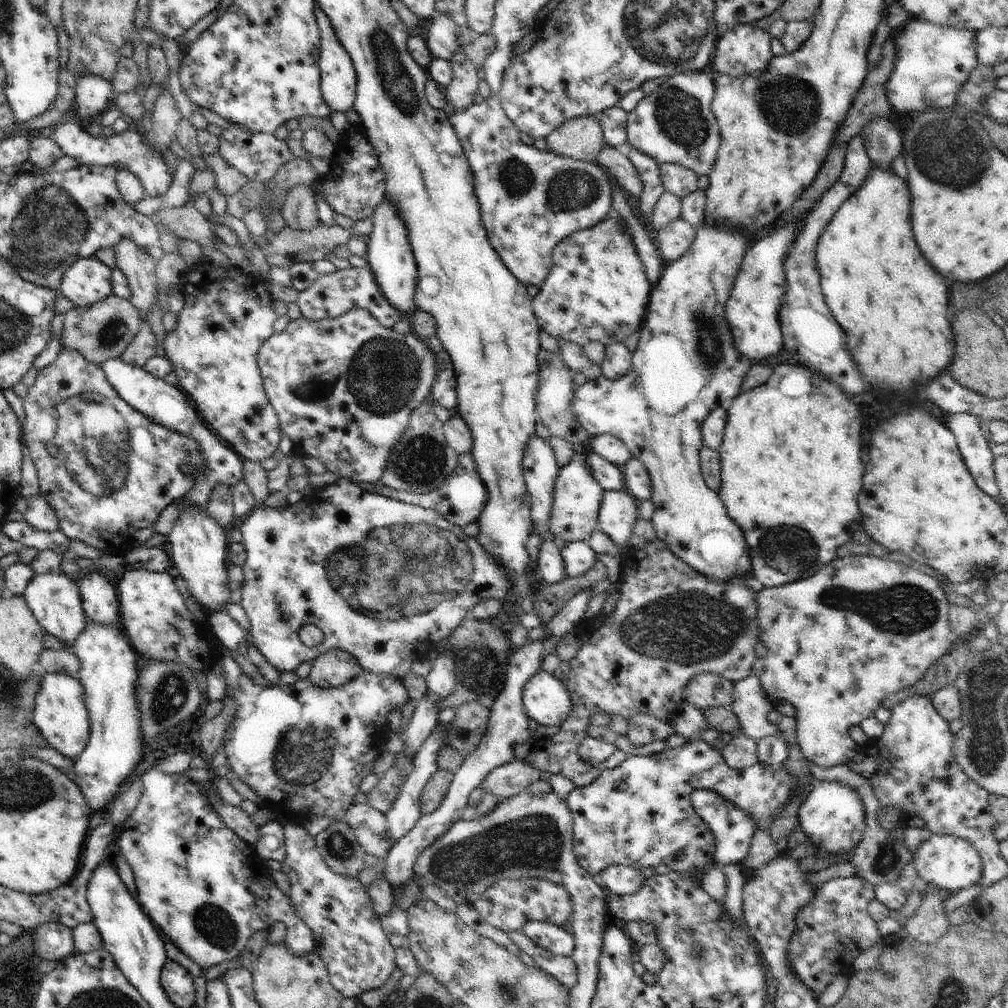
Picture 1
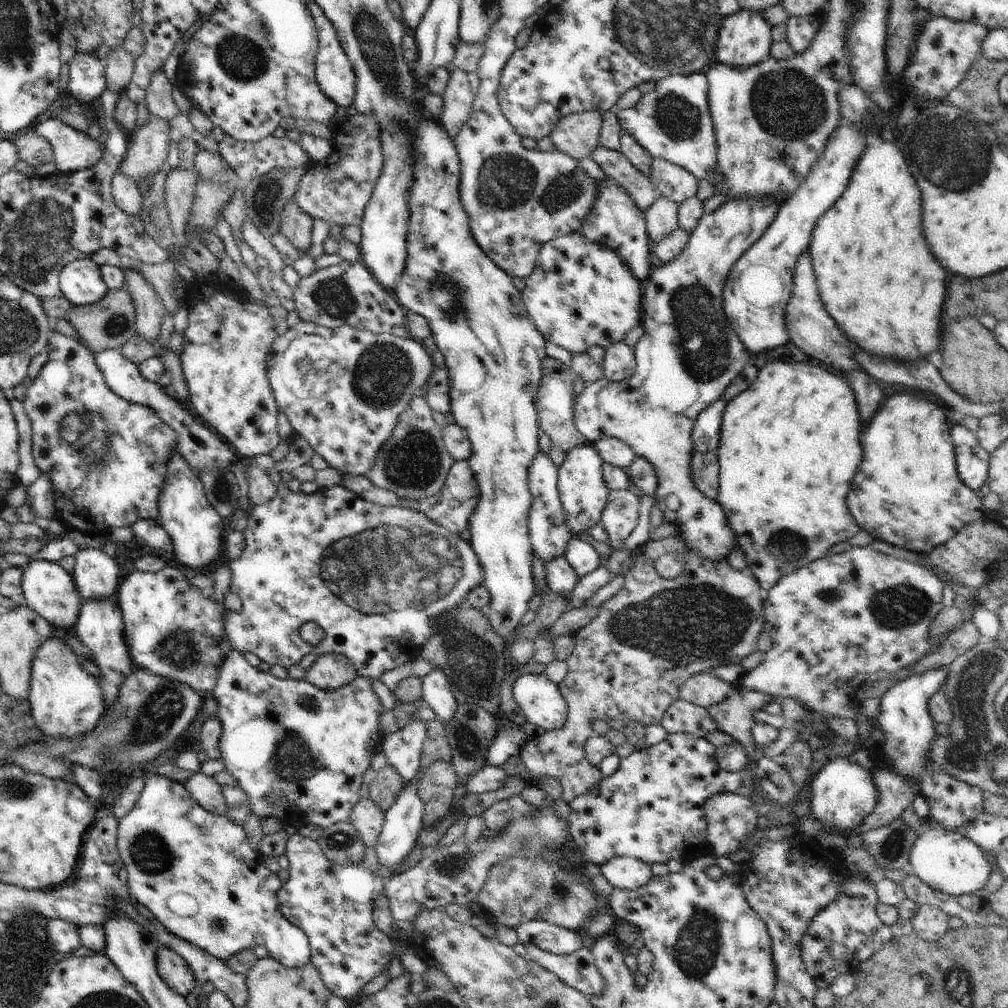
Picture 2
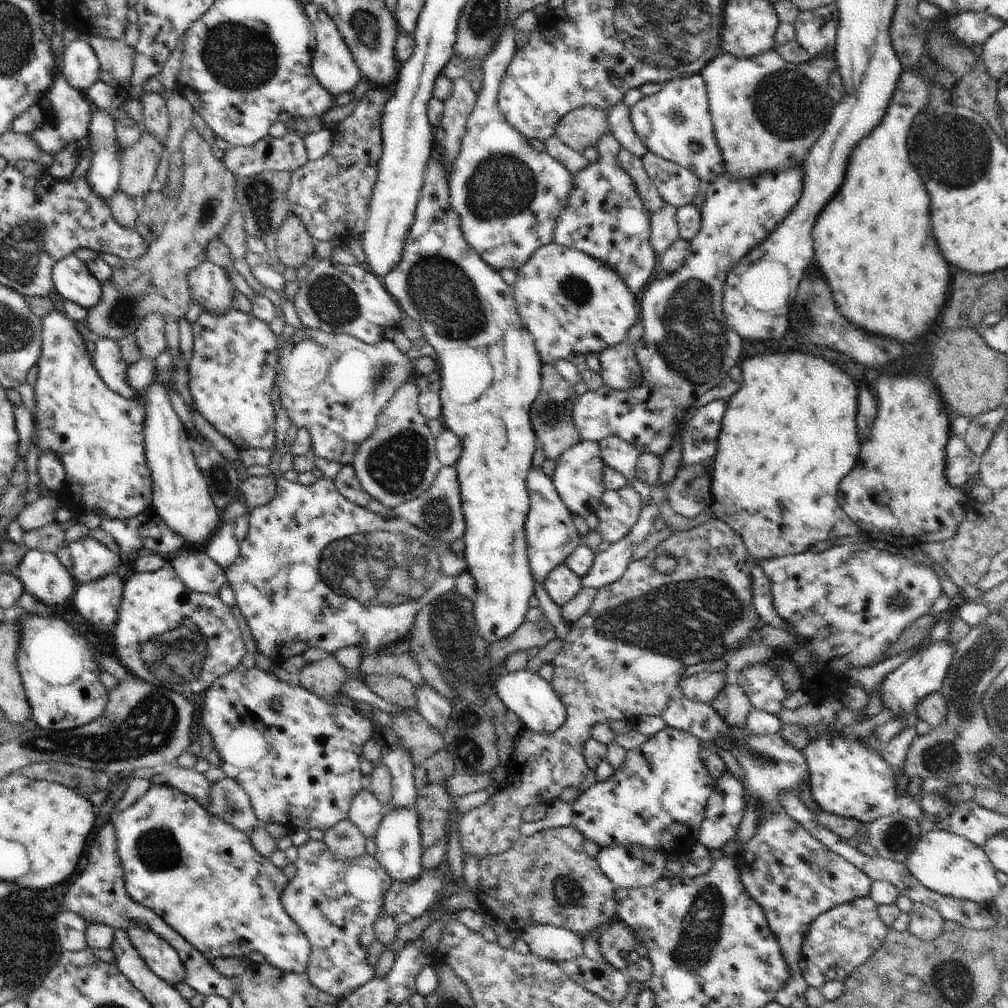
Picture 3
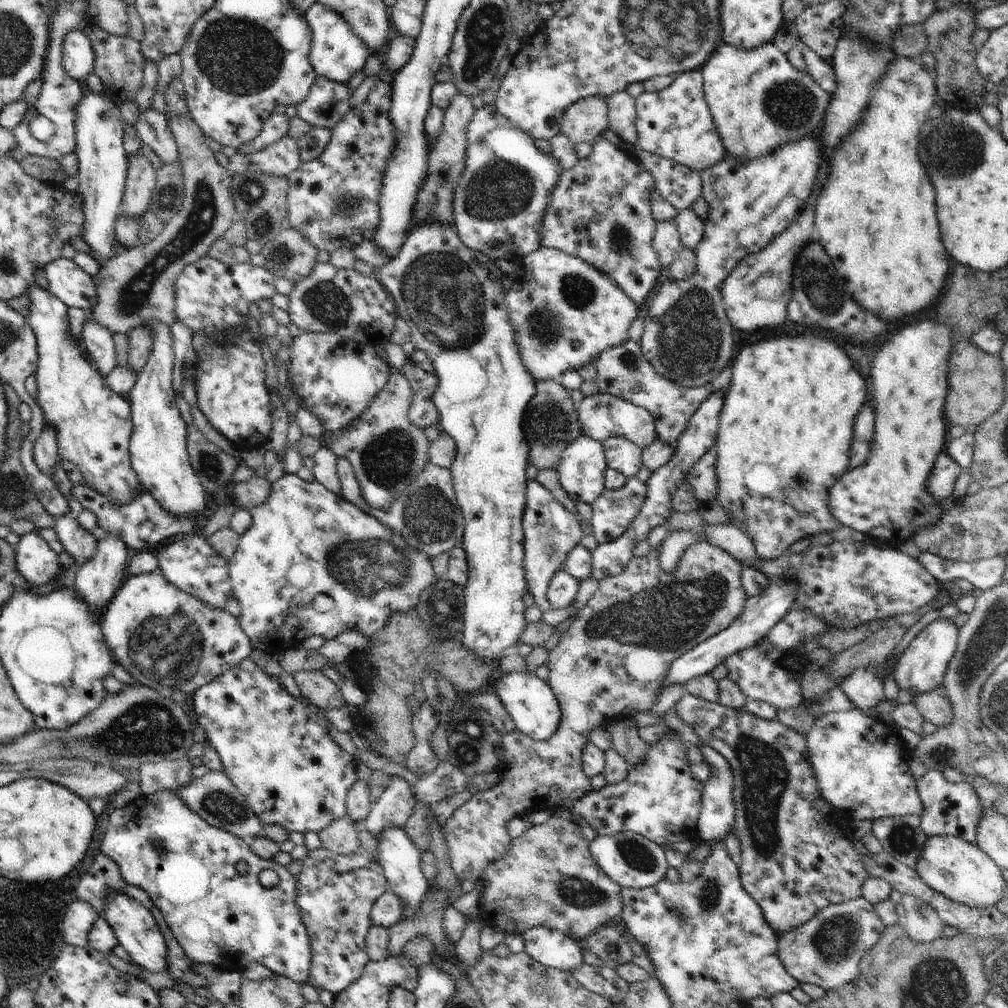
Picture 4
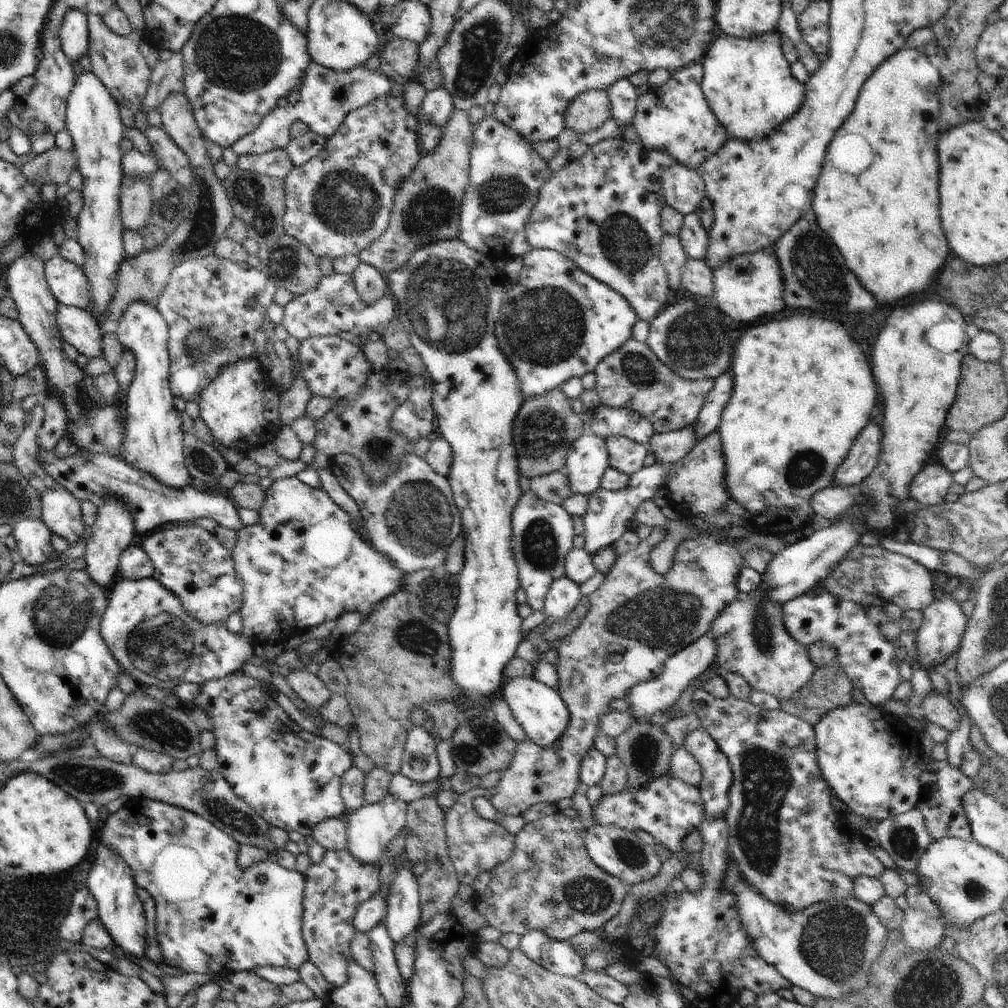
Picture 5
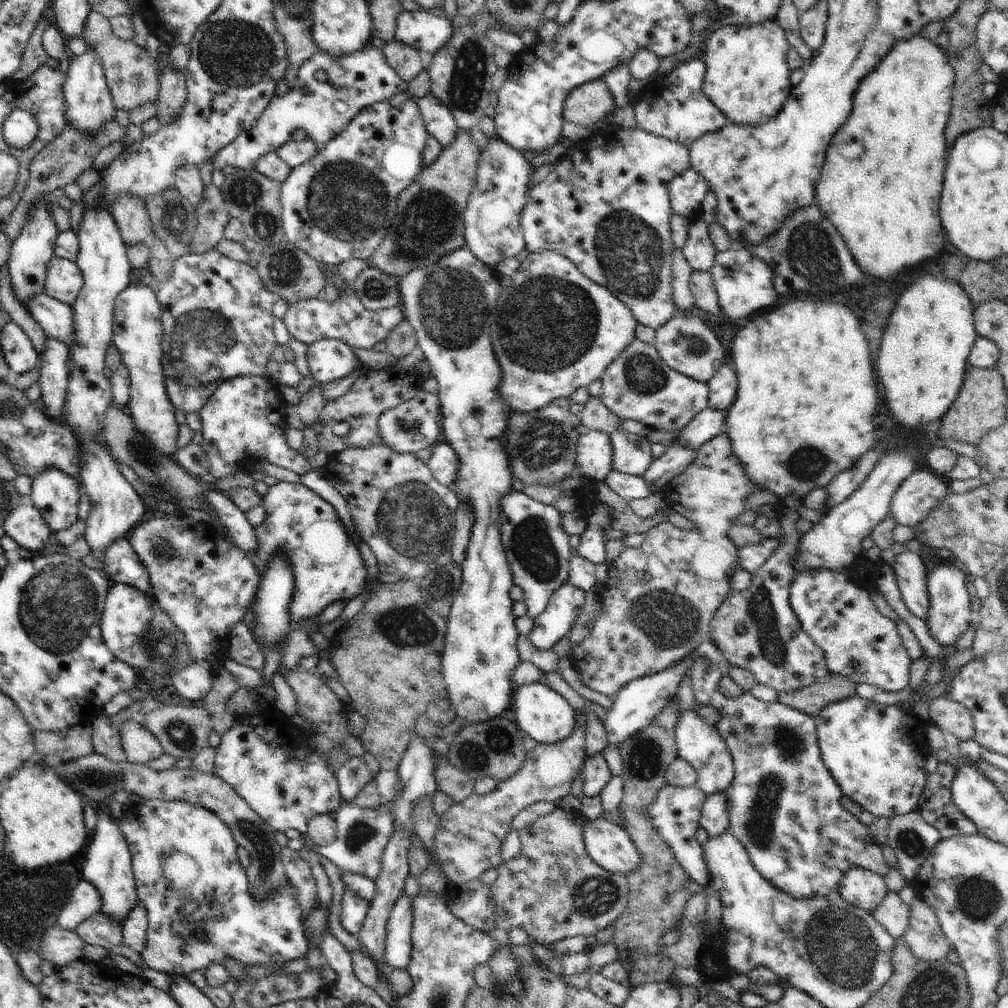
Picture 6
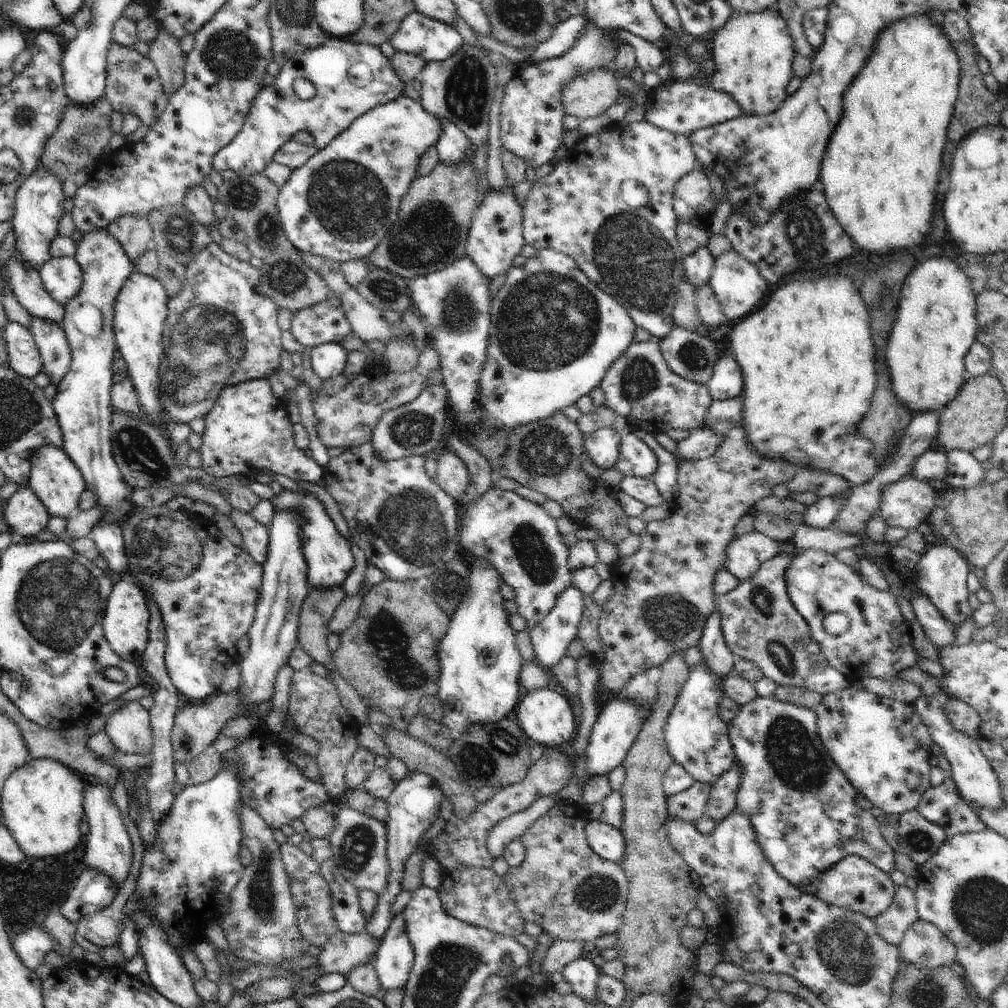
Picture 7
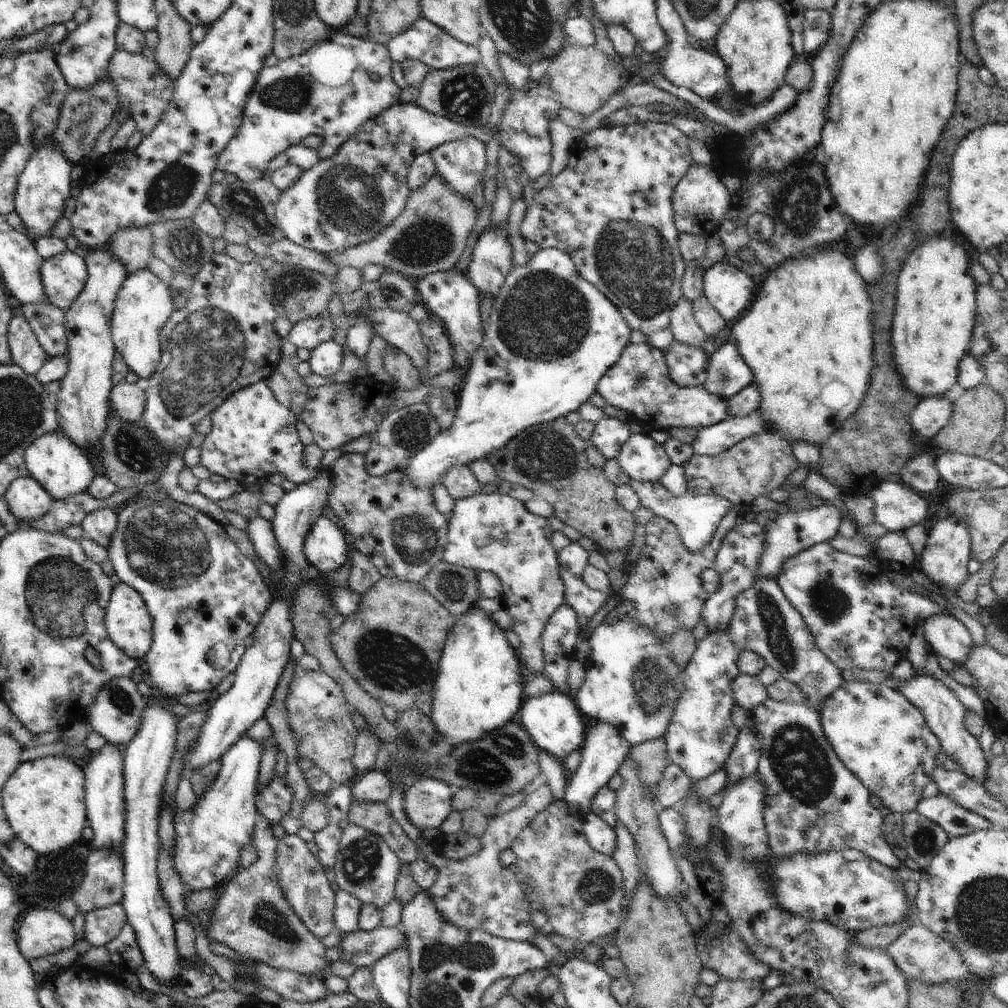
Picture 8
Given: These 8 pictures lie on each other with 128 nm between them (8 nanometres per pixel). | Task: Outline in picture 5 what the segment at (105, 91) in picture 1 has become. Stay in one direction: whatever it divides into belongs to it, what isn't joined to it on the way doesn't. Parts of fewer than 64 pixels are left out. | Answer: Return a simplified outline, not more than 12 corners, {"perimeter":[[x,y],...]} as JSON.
{"perimeter":[[76,8],[64,16],[60,38],[70,62],[88,56],[86,12]]}

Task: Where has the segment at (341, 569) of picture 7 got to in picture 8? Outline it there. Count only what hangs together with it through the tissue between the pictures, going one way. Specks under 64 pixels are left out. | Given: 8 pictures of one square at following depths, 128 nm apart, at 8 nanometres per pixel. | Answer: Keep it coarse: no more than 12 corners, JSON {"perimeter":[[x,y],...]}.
{"perimeter":[[324,515],[302,550],[311,570],[332,574],[348,561],[344,532]]}

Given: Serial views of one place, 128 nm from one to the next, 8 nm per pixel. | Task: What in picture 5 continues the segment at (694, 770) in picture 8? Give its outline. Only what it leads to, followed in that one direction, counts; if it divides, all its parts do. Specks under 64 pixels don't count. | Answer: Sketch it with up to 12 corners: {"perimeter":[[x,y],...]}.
{"perimeter":[[689,732],[683,747],[702,766],[704,820],[730,806],[733,772],[712,736]]}

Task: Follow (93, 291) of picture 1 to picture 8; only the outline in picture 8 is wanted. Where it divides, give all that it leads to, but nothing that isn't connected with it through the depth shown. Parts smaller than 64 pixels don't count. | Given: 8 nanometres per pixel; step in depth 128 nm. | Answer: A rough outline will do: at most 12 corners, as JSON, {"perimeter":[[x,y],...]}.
{"perimeter":[[70,250],[44,260],[46,298],[72,306],[88,278],[84,258]]}

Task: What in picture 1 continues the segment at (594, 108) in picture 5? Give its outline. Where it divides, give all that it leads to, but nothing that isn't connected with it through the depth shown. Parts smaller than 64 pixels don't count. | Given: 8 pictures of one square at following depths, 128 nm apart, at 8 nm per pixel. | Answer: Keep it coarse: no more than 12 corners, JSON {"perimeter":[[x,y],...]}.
{"perimeter":[[596,115],[568,120],[549,151],[592,164],[605,145]]}

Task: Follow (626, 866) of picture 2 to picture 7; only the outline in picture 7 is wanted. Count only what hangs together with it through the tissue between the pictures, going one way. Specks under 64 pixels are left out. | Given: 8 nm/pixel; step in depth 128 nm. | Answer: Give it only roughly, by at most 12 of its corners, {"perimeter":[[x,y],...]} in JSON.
{"perimeter":[[602,820],[585,826],[590,848],[619,865],[625,859],[621,829]]}

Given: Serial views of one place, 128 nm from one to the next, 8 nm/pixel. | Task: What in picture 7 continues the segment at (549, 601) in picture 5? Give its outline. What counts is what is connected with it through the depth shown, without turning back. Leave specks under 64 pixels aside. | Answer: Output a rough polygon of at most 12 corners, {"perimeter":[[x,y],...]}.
{"perimeter":[[571,584],[529,631],[548,670],[578,636],[584,594]]}

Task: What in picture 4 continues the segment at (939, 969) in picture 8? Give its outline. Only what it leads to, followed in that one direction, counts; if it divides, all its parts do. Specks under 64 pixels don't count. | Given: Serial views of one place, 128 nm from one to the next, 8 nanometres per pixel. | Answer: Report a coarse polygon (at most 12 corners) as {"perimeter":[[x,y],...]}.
{"perimeter":[[902,895],[901,923],[913,943],[943,935],[945,923],[932,906]]}

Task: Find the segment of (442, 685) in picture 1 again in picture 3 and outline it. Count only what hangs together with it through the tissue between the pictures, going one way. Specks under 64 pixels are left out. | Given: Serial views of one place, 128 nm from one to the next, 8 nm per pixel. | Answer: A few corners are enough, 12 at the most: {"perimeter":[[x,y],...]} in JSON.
{"perimeter":[[425,683],[416,690],[416,710],[443,732],[455,700],[446,699]]}

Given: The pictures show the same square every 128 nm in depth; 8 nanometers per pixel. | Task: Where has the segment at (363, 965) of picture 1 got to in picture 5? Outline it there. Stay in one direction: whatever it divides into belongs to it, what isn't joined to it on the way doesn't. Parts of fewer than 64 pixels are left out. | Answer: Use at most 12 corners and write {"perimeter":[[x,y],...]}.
{"perimeter":[[326,851],[305,874],[302,936],[332,988],[348,982],[354,916],[382,863]]}

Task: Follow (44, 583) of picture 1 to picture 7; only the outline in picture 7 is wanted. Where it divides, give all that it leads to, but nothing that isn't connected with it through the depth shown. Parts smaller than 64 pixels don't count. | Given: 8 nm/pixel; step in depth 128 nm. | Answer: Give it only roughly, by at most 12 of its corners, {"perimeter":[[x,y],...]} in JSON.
{"perimeter":[[22,485],[3,517],[16,539],[47,529],[51,516],[34,490]]}

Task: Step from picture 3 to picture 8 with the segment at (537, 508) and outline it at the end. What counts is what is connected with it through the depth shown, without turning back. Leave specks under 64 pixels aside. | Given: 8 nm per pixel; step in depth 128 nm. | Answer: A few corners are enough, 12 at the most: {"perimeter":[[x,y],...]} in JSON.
{"perimeter":[[498,491],[457,500],[443,560],[492,571],[525,674],[563,603],[546,518]]}

